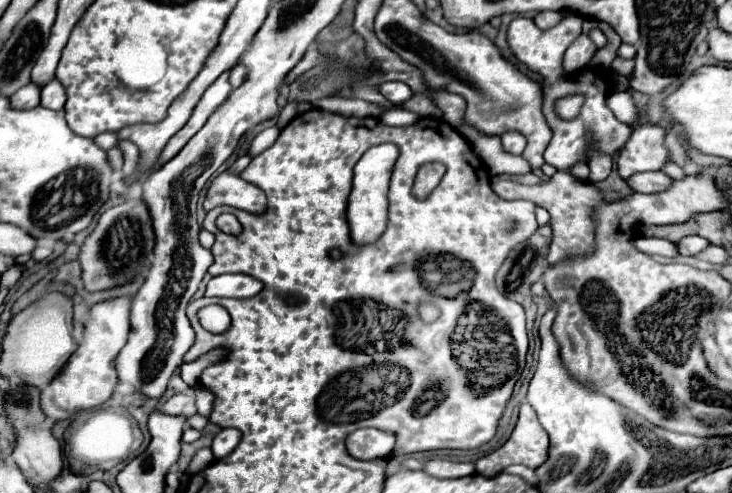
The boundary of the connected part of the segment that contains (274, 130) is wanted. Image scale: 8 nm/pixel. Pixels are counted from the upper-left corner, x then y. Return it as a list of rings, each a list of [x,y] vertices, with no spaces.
[[[271,126],[271,128],[263,130],[263,132],[261,132],[261,134],[257,134],[257,136],[255,136],[255,140],[251,142],[249,154],[251,154],[251,156],[261,154],[263,150],[267,150],[267,148],[277,140],[277,136],[279,136],[279,128],[277,128],[277,126]]]

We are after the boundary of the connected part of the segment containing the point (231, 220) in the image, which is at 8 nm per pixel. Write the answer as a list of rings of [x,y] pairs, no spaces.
[[[222,214],[216,220],[217,228],[231,235],[239,235],[241,233],[241,224],[233,214]]]

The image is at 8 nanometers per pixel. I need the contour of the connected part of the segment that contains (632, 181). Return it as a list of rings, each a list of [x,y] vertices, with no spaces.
[[[643,172],[643,174],[633,174],[625,182],[635,192],[661,192],[671,184],[671,178],[663,172]]]

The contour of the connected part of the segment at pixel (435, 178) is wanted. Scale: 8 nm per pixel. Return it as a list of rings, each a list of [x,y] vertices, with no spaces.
[[[425,164],[419,168],[413,184],[413,194],[417,198],[427,198],[429,192],[441,182],[445,168],[441,164]]]

